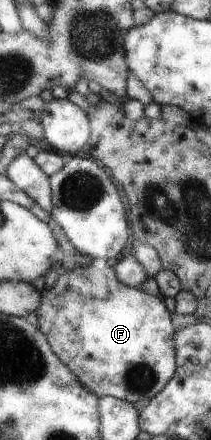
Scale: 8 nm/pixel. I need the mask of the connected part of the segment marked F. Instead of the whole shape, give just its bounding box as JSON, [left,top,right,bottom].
[36,263,178,404]

